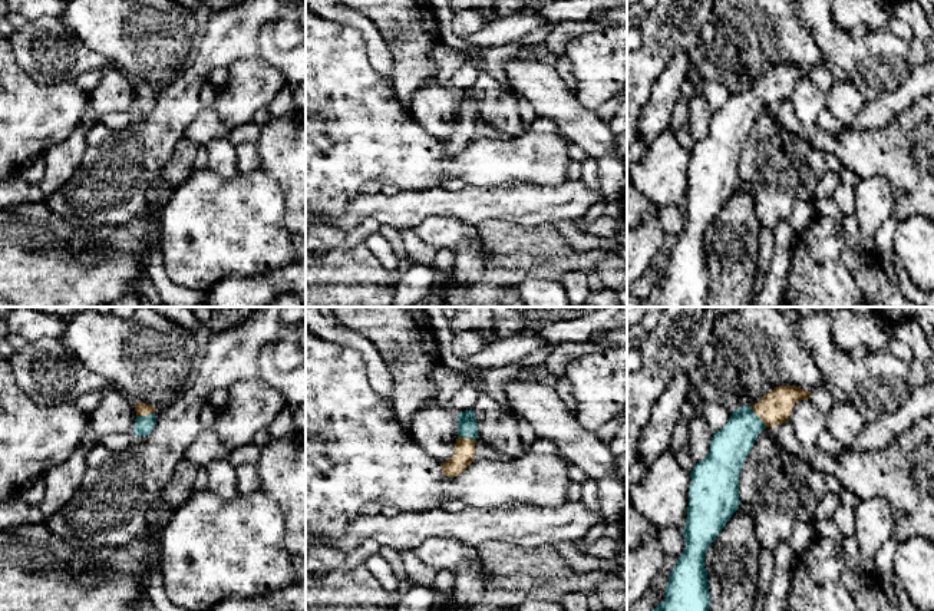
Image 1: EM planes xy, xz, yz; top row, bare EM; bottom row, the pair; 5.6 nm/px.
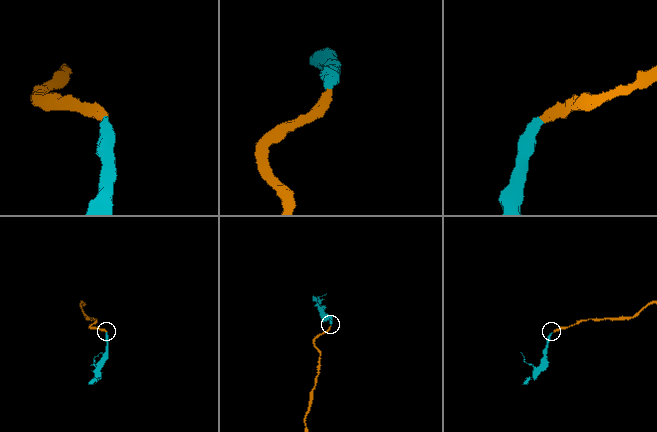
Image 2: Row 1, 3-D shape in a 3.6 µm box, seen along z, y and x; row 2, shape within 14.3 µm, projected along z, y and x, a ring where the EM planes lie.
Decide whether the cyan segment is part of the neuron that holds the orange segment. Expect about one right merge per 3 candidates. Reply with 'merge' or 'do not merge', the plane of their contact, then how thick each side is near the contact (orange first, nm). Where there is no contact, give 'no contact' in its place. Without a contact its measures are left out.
merge | yz | 190/220 nm

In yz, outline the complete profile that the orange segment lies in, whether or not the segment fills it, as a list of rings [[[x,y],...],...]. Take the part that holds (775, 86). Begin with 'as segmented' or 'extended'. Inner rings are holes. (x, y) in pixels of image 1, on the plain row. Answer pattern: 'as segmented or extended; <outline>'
extended; [[[775,66],[756,83],[733,87],[725,106],[714,110],[707,135],[690,151],[684,229],[667,254],[664,280],[638,307],[706,307],[710,274],[704,232],[737,189],[743,141],[763,108],[788,100],[795,82],[809,76],[801,66]]]

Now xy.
extended; [[[135,82],[133,113],[146,116],[155,106],[155,86],[146,82]]]

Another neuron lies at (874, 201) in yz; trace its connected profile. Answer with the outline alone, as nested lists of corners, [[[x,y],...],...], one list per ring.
[[[884,176],[859,179],[854,186],[854,217],[859,229],[867,237],[874,237],[877,229],[894,214],[894,194]]]

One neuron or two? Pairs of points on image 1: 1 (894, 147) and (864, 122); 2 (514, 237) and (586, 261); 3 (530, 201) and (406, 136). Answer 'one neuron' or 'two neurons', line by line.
1: two neurons
2: one neuron
3: two neurons

